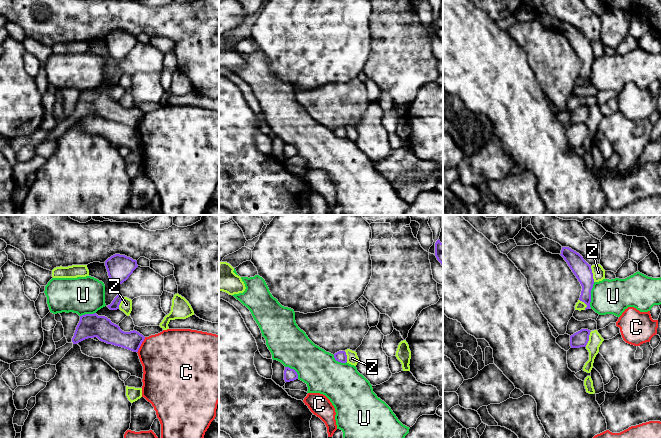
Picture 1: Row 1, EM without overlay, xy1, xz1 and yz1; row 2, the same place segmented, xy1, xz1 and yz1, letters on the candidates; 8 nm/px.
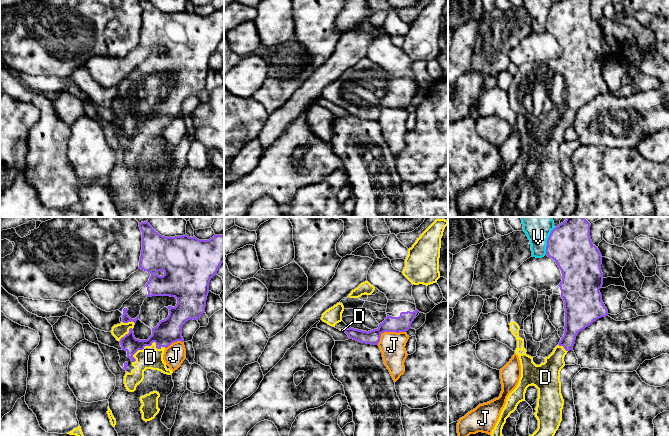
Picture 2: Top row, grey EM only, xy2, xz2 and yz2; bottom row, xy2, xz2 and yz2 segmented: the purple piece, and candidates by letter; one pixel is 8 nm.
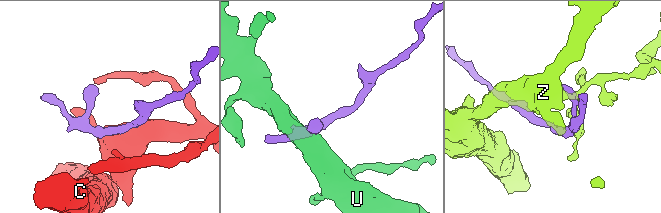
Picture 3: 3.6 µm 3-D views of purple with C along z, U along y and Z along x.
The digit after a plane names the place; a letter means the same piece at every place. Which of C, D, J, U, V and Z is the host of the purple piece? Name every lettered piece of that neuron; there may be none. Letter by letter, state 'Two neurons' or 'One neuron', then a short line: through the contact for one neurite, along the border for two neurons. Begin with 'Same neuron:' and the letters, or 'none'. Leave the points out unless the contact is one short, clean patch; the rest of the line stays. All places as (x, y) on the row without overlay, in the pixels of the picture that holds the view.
Same neuron: D
C: Two neurons
D: One neuron
J: Two neurons
U: Two neurons
V: Two neurons. Line: yz2 (555, 3), (547, 15), (545, 30)
Z: Two neurons

